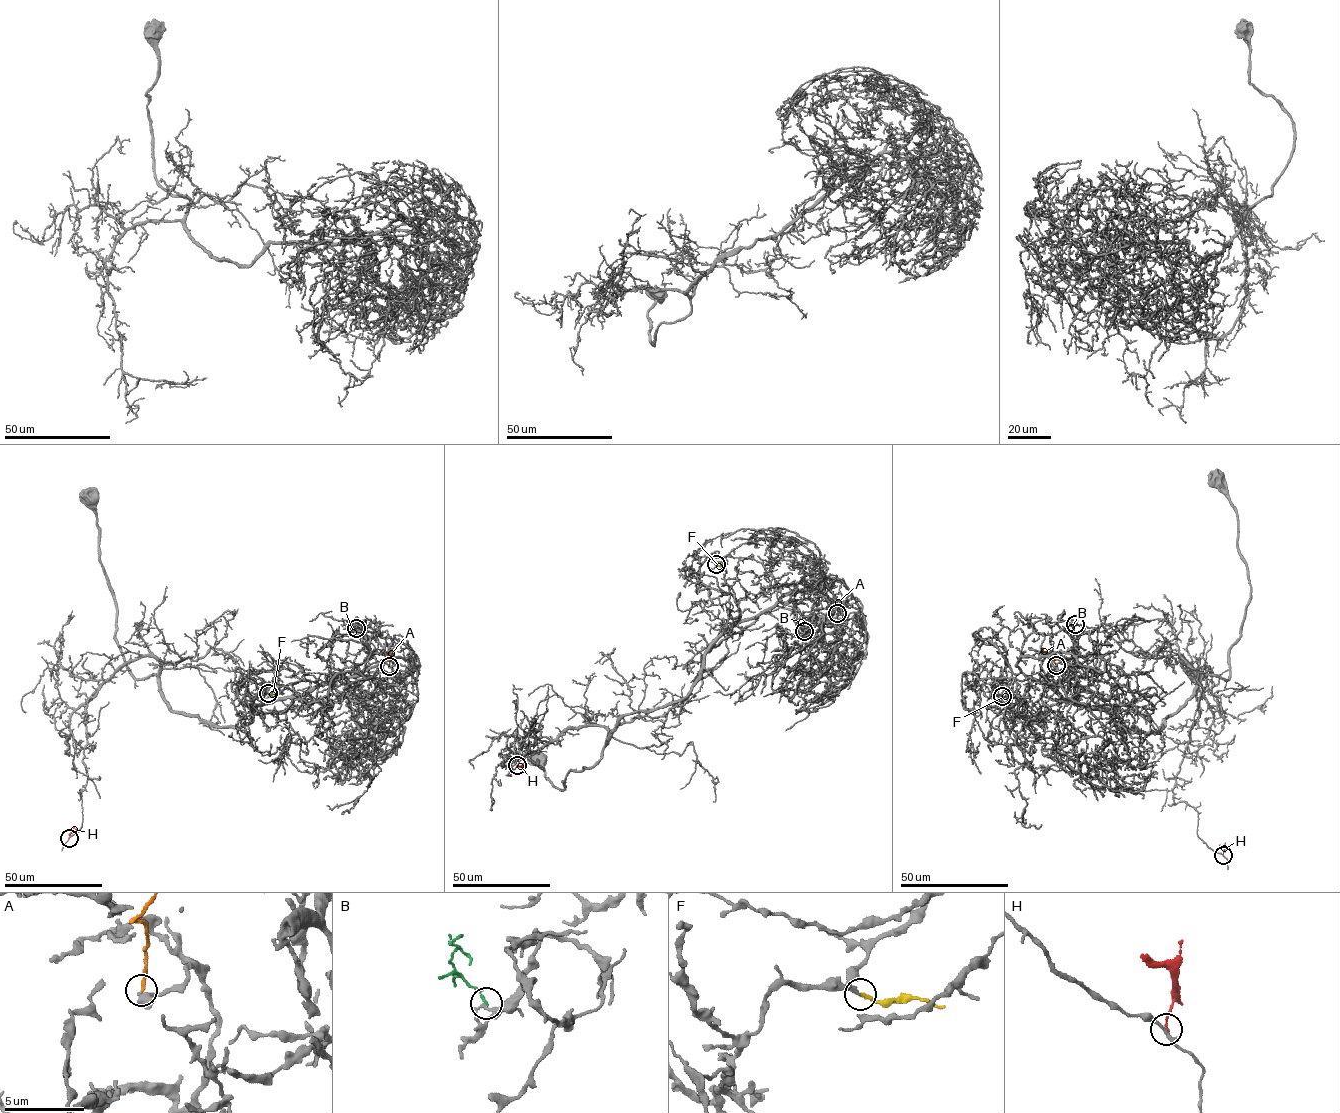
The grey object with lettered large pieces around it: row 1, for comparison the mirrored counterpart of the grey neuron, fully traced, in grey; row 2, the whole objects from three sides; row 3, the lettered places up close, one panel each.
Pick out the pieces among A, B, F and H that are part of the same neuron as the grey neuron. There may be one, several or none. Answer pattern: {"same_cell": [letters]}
{"same_cell": ["F"]}

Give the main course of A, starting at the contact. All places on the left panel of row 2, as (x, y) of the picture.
A: (388, 666), (388, 656), (393, 650)

